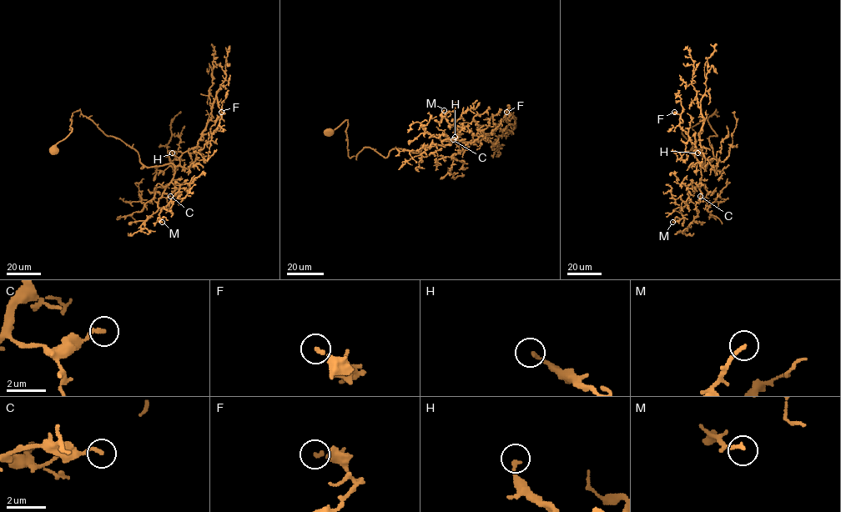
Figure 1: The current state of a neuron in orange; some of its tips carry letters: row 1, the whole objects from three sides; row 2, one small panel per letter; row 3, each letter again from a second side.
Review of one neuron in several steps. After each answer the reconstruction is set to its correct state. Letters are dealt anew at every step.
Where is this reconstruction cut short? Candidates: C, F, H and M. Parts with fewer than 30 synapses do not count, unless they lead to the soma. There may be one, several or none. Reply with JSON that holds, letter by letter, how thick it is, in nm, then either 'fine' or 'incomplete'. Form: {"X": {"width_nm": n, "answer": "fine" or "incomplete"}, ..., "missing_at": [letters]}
{"C": {"width_nm": 190, "answer": "fine"}, "F": {"width_nm": 150, "answer": "fine"}, "H": {"width_nm": 180, "answer": "fine"}, "M": {"width_nm": 190, "answer": "fine"}, "missing_at": []}

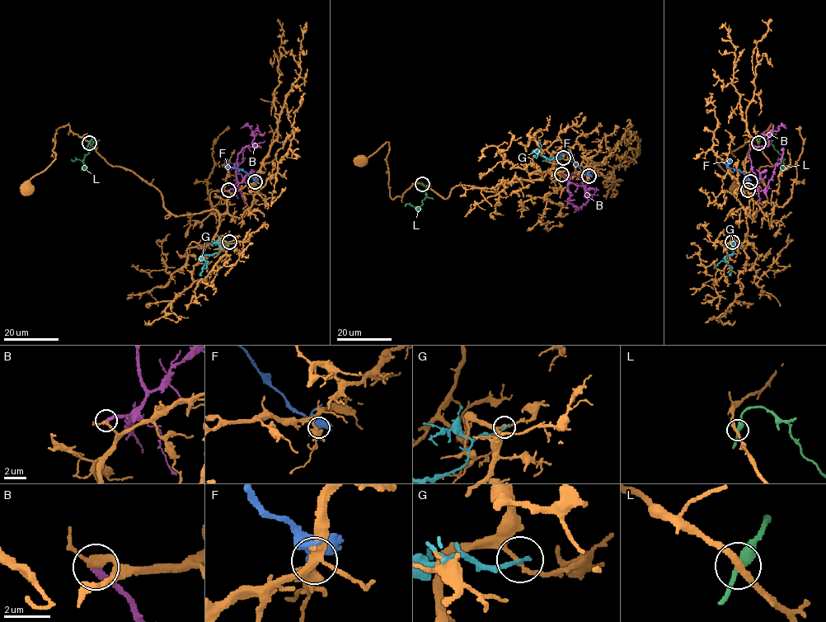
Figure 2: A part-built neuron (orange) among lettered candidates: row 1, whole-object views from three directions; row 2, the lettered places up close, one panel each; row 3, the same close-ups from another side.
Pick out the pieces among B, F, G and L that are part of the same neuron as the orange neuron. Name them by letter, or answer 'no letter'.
B

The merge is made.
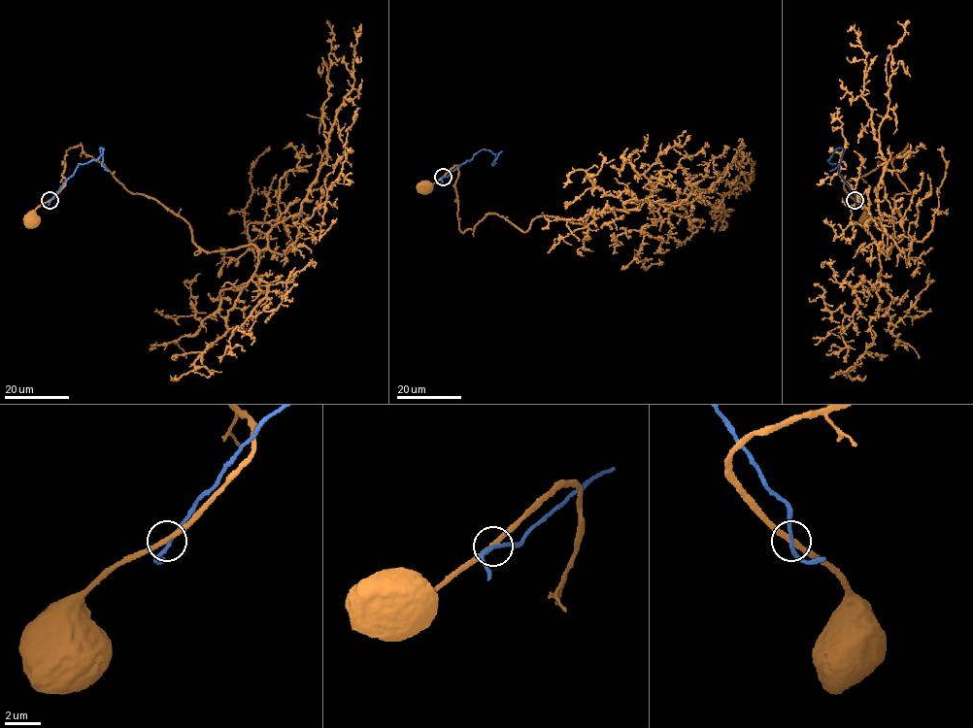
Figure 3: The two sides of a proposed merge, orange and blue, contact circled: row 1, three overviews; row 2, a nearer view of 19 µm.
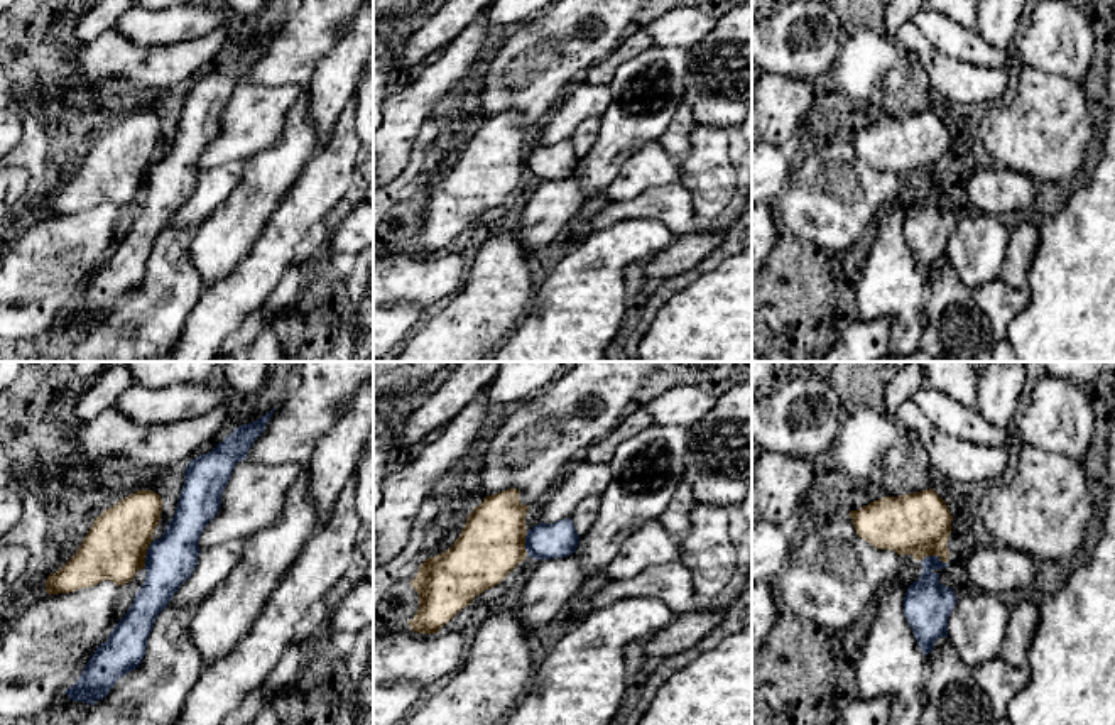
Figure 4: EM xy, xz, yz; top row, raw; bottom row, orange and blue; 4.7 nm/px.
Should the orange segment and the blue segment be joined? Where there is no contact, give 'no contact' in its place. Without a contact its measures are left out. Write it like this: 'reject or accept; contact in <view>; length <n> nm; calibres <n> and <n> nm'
reject; contact in yz; length 130 nm; calibres 300 and 220 nm

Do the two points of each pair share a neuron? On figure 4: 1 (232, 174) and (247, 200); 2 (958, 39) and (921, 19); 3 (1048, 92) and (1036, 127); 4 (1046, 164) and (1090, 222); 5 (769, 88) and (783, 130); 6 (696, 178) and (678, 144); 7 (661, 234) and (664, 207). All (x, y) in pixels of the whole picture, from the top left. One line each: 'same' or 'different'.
1: different
2: same
3: same
4: different
5: same
6: different
7: different

